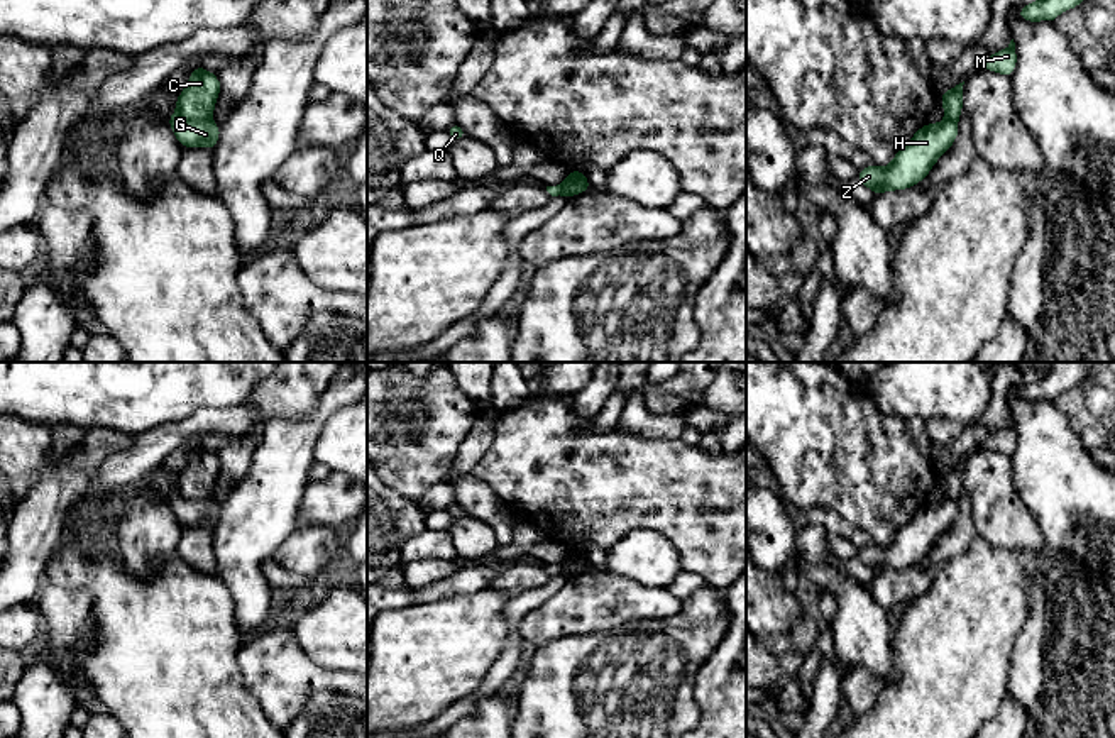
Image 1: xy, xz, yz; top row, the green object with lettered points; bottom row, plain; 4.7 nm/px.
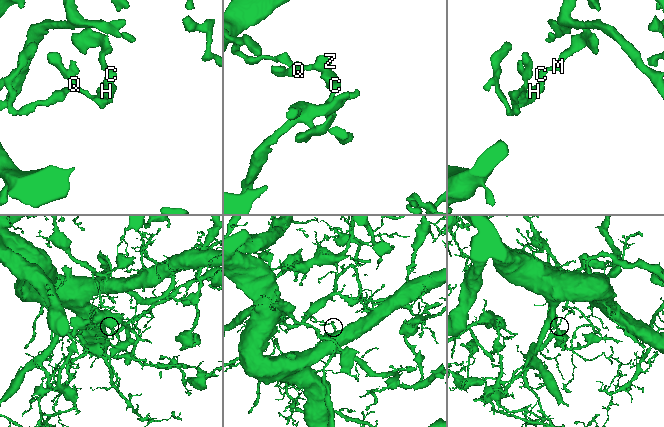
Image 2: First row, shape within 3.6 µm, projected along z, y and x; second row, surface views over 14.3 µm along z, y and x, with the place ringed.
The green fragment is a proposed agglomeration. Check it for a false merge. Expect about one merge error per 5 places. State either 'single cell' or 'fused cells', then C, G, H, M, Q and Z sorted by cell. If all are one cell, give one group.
fused cells; groups C M / G H Q Z

